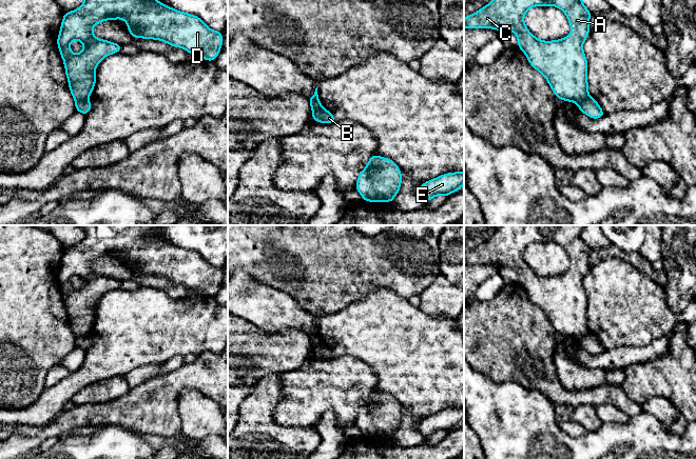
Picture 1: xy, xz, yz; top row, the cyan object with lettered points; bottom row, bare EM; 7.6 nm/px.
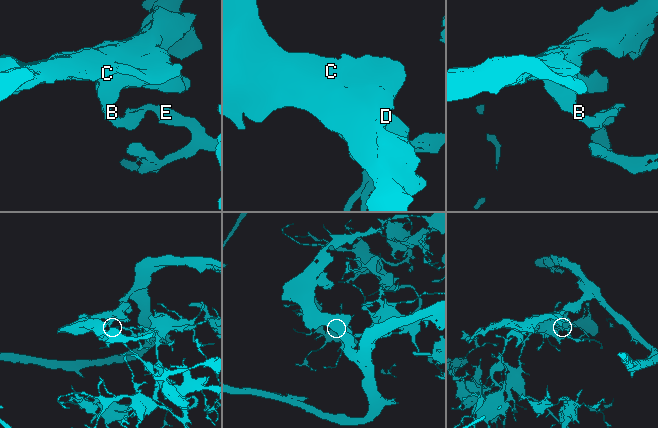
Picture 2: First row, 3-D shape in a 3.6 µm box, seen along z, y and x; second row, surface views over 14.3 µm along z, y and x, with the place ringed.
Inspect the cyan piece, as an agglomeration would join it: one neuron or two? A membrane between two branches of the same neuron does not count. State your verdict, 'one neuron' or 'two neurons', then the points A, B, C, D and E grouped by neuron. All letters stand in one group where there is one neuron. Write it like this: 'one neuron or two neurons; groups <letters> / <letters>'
two neurons; groups A C D / B E

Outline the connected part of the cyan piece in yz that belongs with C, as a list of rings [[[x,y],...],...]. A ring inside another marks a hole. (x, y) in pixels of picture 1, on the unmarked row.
[[[502,225],[495,235],[475,250],[464,254],[464,264],[495,264],[497,266],[508,265],[518,272],[518,283],[526,291],[529,300],[540,307],[547,316],[554,330],[563,337],[575,338],[579,340],[585,336],[588,331],[587,320],[587,296],[583,287],[582,280],[591,268],[588,257],[592,248],[583,241],[582,231],[586,225]],[[553,241],[563,246],[571,261],[572,270],[565,274],[543,277],[537,275],[524,260],[524,251],[533,242]]]

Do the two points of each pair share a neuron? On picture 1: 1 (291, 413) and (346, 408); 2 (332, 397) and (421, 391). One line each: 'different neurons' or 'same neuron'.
1: same neuron
2: different neurons

